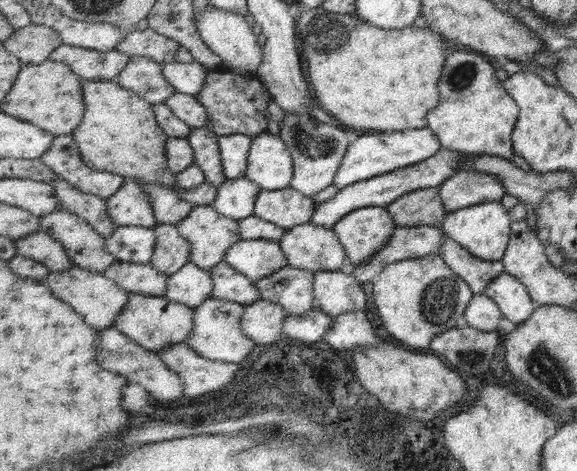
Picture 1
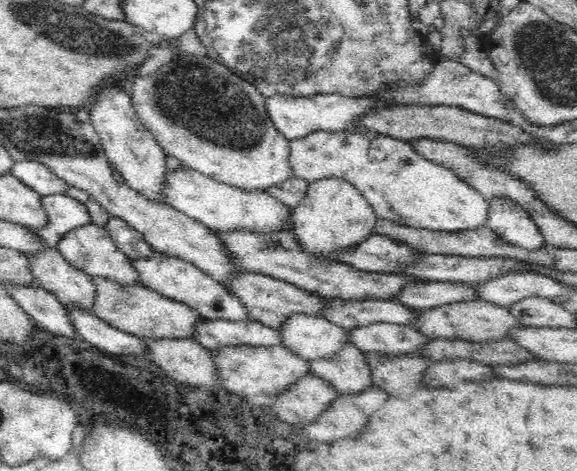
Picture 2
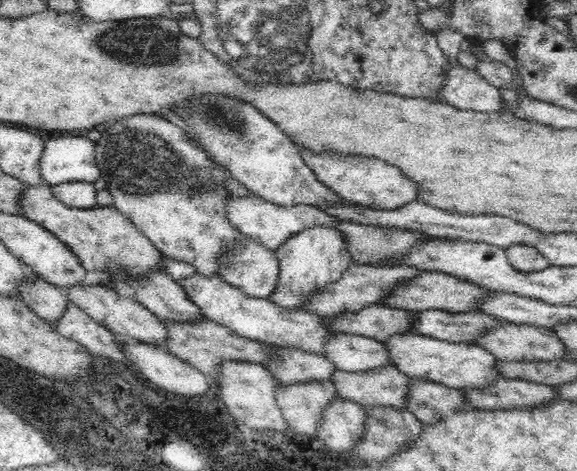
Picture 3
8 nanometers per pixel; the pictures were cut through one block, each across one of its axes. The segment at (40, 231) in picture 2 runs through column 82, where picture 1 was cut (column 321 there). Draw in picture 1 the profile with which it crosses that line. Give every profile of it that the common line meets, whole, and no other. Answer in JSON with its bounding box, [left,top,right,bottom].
[311,146,471,229]

